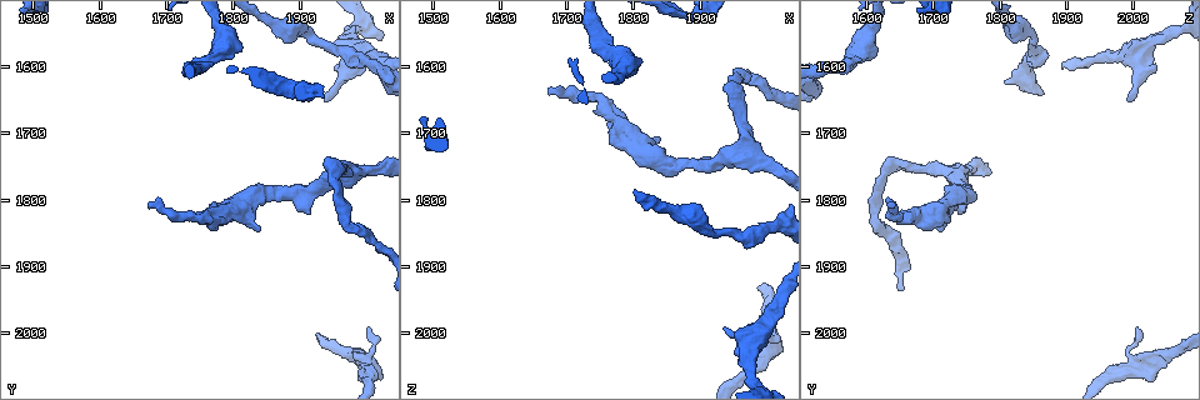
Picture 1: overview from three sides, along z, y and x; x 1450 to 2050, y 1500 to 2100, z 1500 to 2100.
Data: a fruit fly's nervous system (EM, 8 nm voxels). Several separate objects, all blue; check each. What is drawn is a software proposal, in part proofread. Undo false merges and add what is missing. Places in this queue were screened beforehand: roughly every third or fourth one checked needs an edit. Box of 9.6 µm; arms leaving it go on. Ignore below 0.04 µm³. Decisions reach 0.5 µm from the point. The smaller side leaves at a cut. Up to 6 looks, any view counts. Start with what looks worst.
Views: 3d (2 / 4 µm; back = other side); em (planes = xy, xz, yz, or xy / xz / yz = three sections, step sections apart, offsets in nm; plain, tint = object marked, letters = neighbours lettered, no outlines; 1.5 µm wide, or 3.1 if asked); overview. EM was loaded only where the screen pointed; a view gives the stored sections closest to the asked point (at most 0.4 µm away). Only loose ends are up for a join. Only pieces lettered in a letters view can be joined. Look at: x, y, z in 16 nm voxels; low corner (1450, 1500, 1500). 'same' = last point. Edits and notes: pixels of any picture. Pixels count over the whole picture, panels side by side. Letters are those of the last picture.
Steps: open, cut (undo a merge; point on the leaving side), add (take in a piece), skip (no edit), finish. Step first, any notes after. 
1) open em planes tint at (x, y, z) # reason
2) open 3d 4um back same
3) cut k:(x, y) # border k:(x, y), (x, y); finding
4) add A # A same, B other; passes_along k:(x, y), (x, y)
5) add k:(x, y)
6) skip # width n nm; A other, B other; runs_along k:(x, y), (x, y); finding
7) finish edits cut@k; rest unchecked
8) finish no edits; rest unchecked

open 3d 2um at (1935, 1650, 1995) # branch stops here

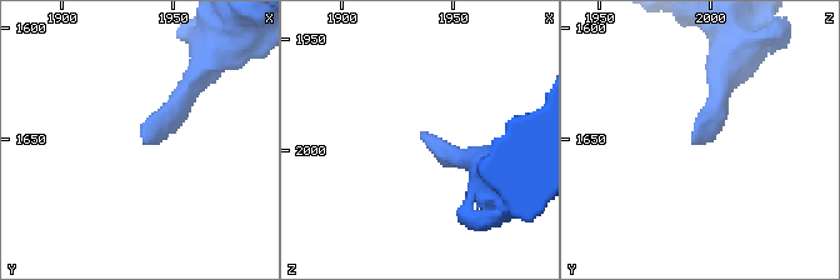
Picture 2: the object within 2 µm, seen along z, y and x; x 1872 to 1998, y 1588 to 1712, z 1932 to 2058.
open em yz step 8 letters at (1938, 1651, 1994)

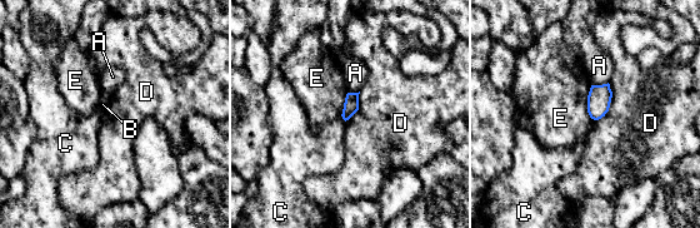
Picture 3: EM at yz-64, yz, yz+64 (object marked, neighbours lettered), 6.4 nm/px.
skip # width 100 nm; A other, B other, C other, D other, E other; border 3:(609, 83), (610, 107), (595, 120); none of them fits

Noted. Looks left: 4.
open 3d 4um at (1840, 1845, 1705) # branch stops here

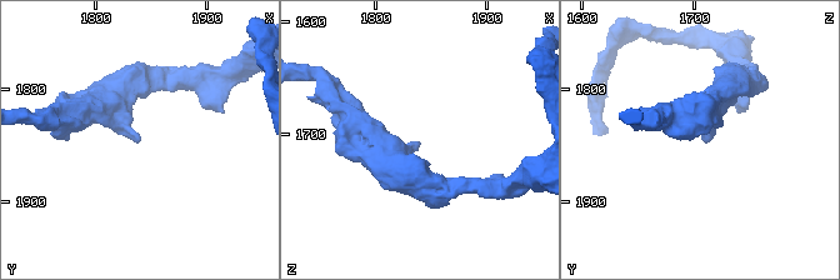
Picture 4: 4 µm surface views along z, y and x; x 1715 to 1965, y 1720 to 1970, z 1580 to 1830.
open em yz step 8 letters at (1840, 1844, 1706)

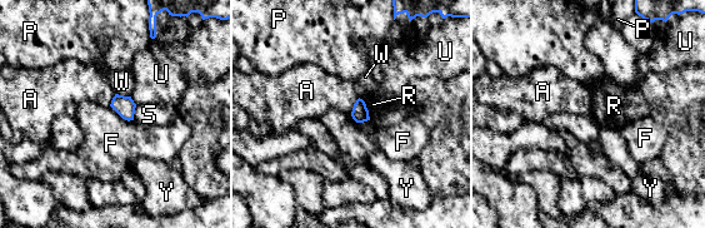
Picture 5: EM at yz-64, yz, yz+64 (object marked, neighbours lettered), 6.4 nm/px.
skip # A other, F other, P other, R other, S other, U other, W other, Y other; no lettered piece goes on from it

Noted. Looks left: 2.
open em planes letters at (2000, 1990, 2010) # thin end

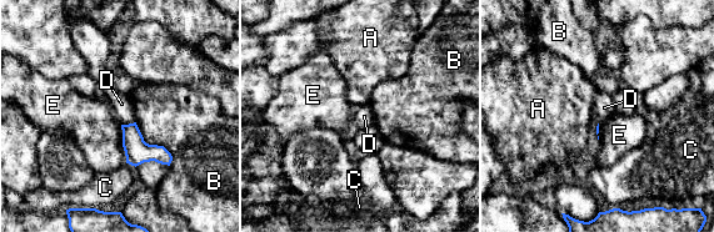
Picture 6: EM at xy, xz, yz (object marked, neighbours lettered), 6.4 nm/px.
skip # A other, B other, C other, D other, E other; border 6:(135, 121), (121, 125); none of them fits

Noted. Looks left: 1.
finish no edits; rest unchecked

